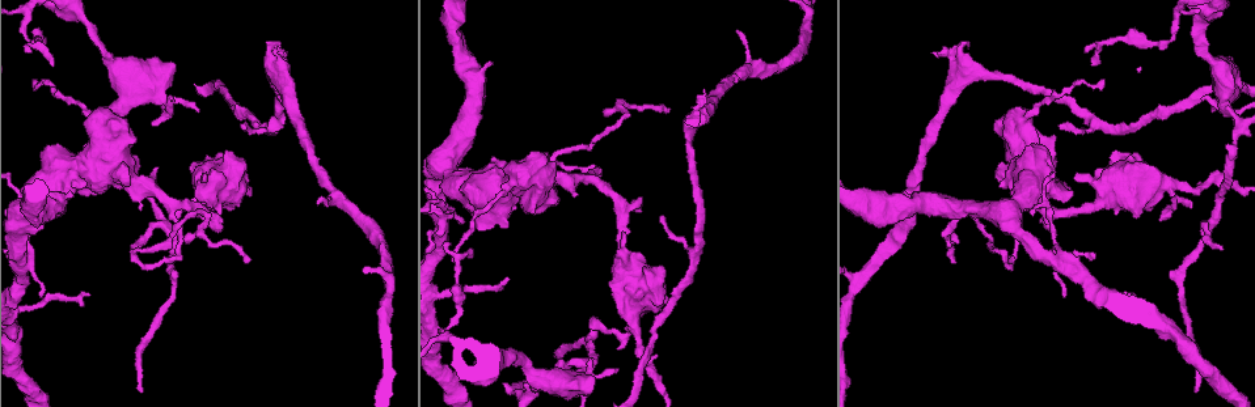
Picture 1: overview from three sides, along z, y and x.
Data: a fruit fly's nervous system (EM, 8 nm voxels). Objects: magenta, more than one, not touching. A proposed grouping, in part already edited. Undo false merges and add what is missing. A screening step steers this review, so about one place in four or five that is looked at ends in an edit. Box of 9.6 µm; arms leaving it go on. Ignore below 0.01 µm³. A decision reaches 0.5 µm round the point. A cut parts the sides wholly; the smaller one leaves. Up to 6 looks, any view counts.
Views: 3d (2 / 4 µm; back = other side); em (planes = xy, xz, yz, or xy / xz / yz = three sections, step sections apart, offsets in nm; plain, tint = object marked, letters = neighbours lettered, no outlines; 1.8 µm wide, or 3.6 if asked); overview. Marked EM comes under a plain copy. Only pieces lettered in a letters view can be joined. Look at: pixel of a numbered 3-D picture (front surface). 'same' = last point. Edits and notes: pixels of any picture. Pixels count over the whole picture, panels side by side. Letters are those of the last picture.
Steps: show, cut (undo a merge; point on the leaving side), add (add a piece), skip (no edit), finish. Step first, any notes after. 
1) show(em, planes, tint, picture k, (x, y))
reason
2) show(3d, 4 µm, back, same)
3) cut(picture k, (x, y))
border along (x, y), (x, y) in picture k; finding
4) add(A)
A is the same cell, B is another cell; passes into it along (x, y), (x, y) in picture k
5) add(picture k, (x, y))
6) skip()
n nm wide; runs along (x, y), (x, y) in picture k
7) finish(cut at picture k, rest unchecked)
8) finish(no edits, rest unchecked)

show(3d, 4 µm, picture 1, (169, 113))
sharp bend

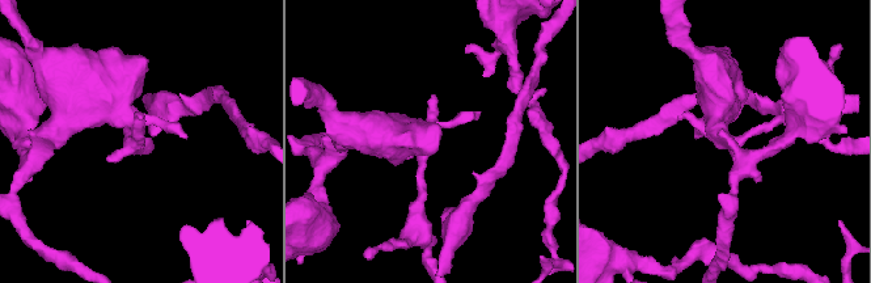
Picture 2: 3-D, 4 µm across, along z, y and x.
show(em, 3.6 µm, planes, tint, picture 2, (136, 137))
now the EM

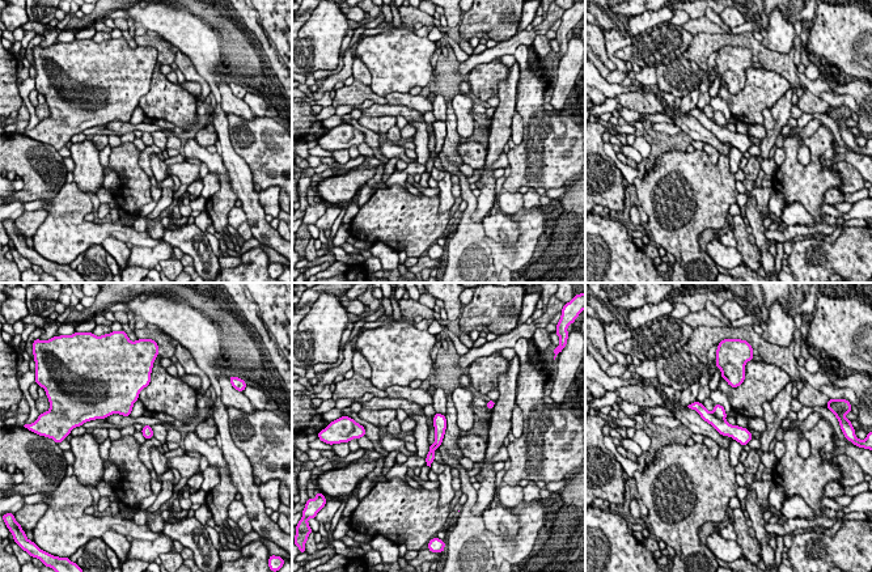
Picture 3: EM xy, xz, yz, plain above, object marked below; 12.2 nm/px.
show(em, 3.6 µm, planes, letters, same)
see the neighbours

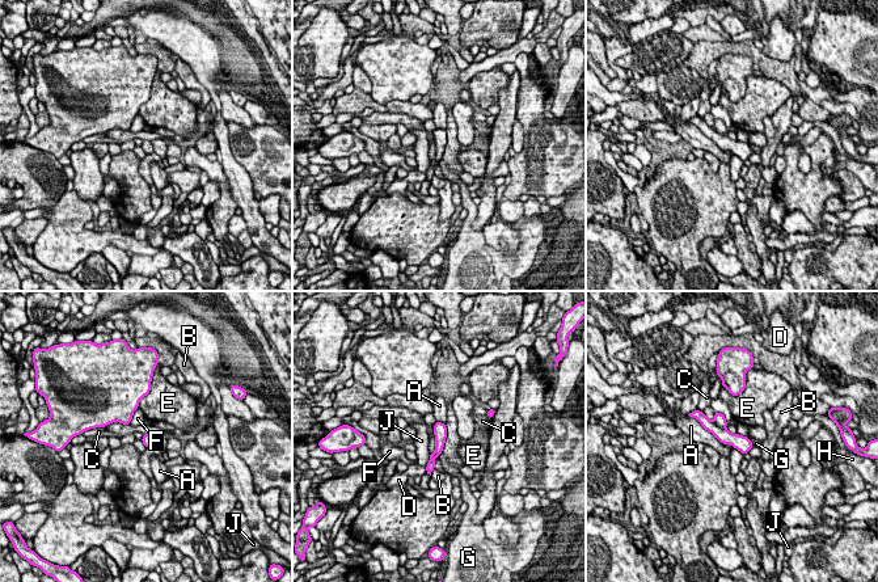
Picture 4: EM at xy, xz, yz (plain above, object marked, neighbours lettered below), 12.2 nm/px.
cut(picture 4, (724, 435))
A, B, C, D, E, F, G, H and J are other cells; border along (713, 421), (724, 429) in picture 4; a second neuron is stuck on

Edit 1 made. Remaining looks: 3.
show(em, planes, letters, picture 1, (268, 41))
branch stops here

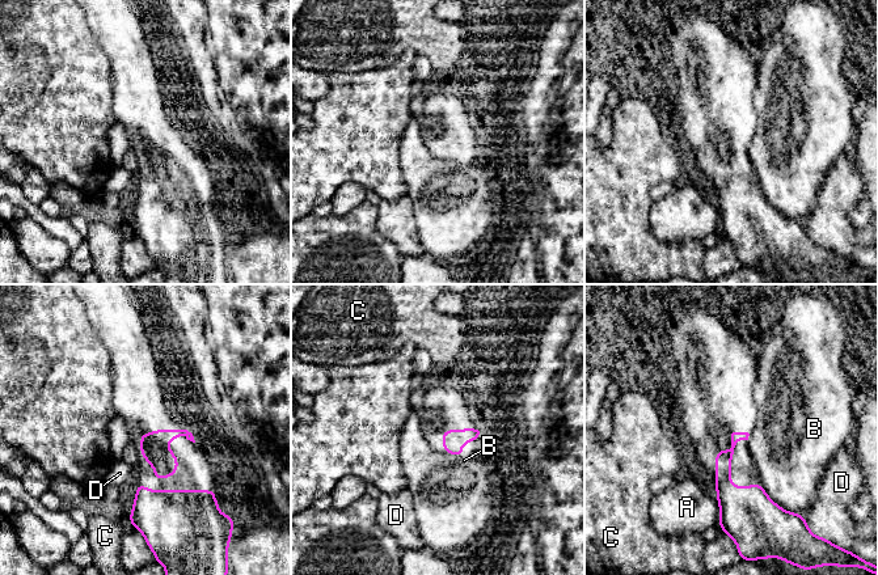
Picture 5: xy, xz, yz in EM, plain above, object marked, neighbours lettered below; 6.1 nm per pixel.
skip()
B touches over 160 nm; A, B, C and D are other cells; no lettered piece goes on from it

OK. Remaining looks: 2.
show(3d, 4 µm, picture 1, (1058, 260))

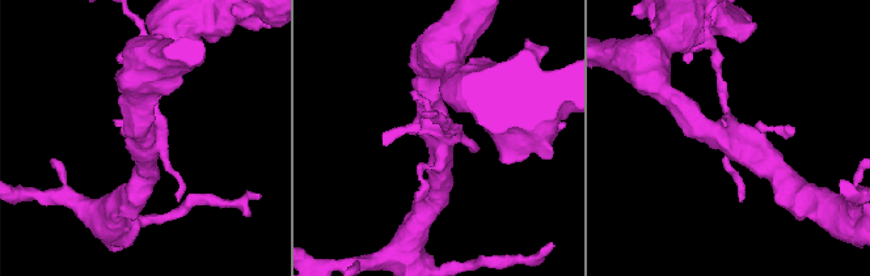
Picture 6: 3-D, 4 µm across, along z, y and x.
show(em, planes, letters, picture 6, (730, 140))
shape alone is not enough

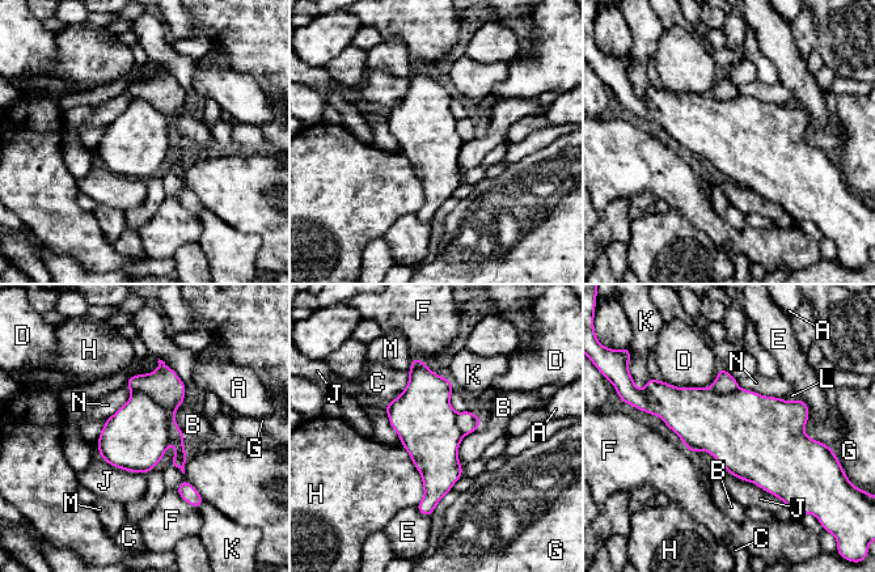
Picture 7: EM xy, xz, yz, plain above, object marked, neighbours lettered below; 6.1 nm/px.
cut(picture 7, (163, 385))
380 nm wide; A, B, C, D, E, F, G, H, J, K, L, M and N are other cells; border along (134, 392), (164, 409), (170, 443) in picture 7; a second neuron is stuck on

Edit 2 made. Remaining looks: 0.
finish(cut at picture 4, cut at picture 7, rest unchecked)

